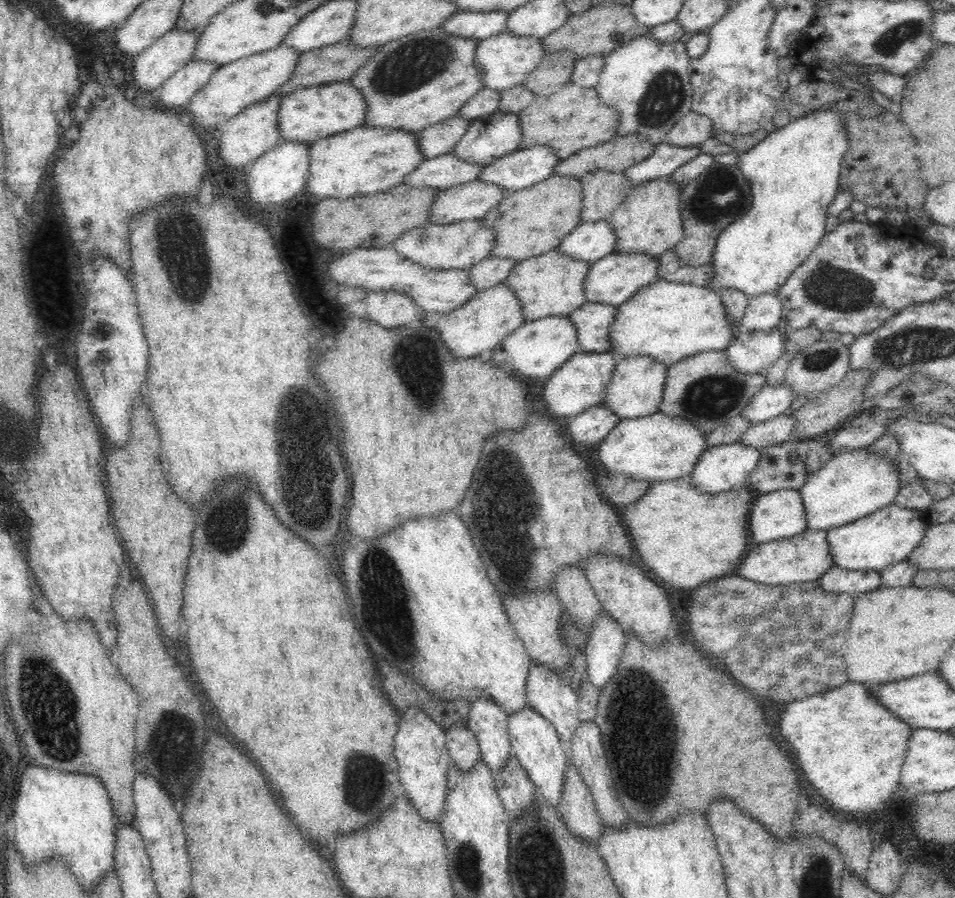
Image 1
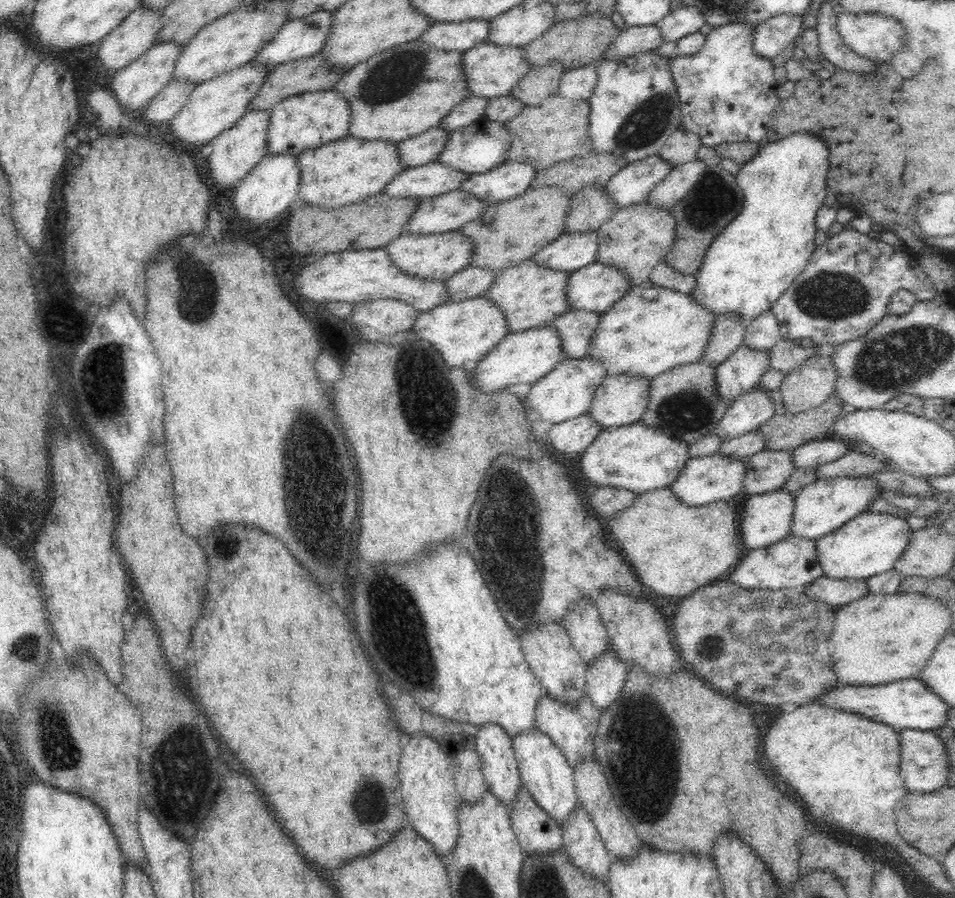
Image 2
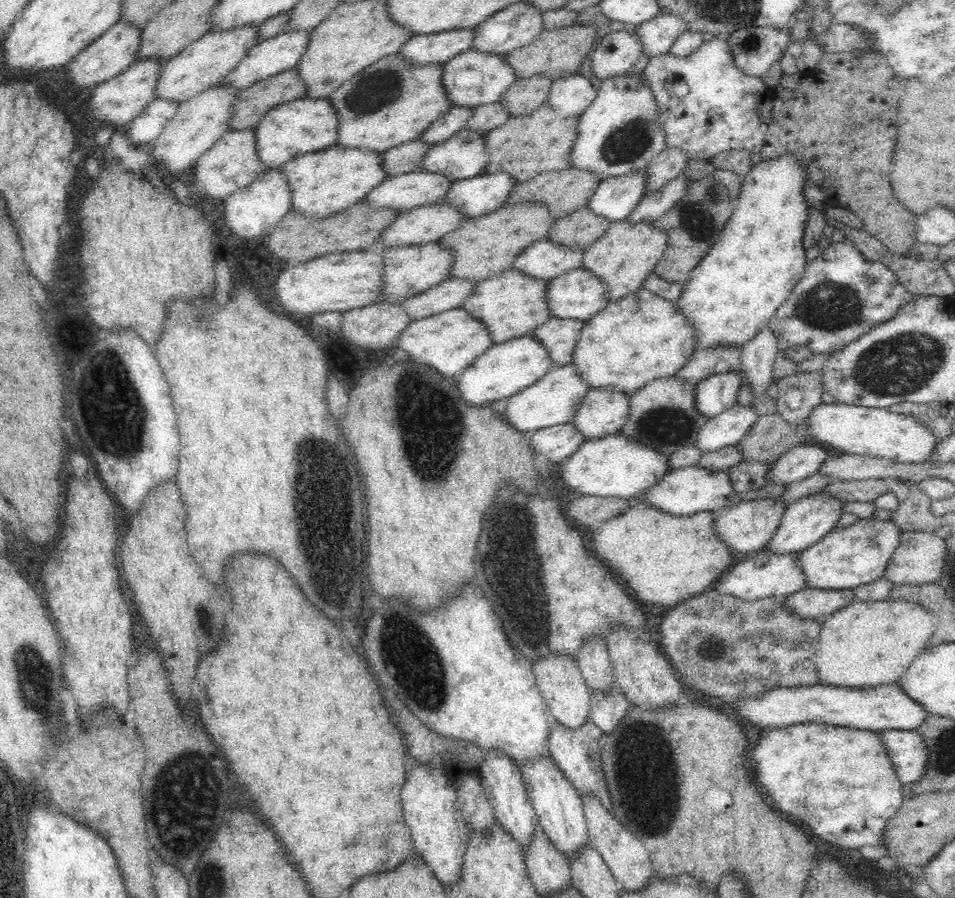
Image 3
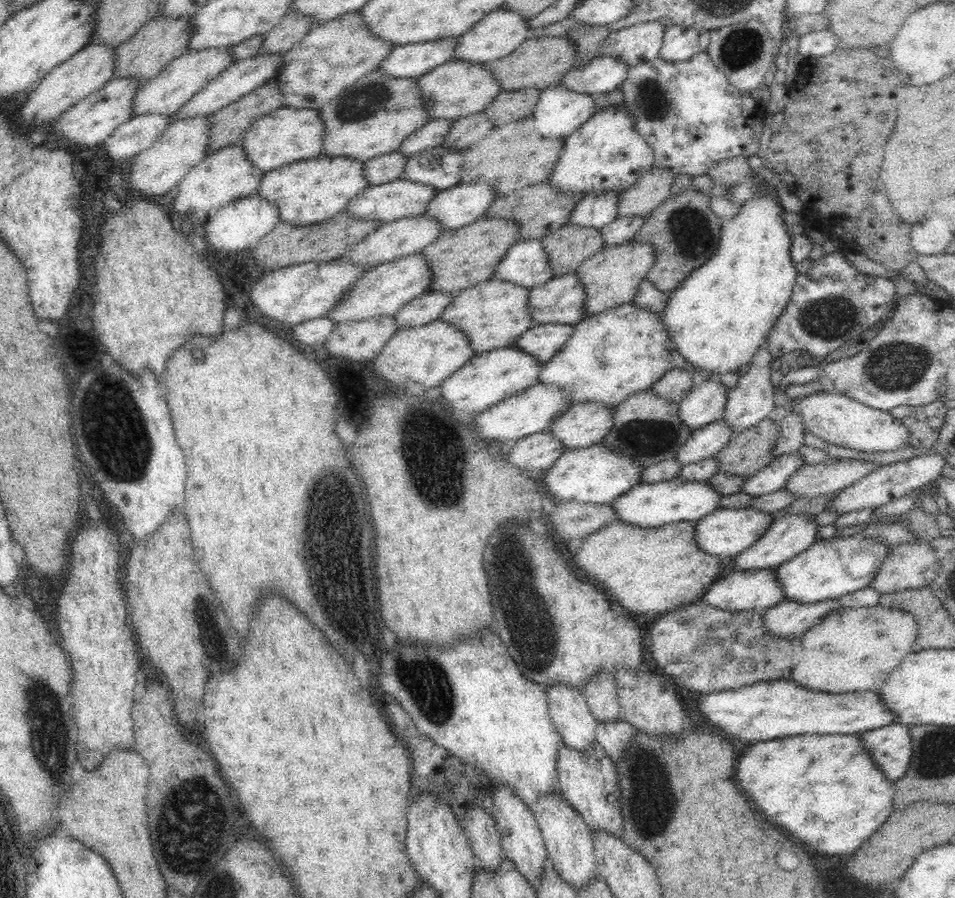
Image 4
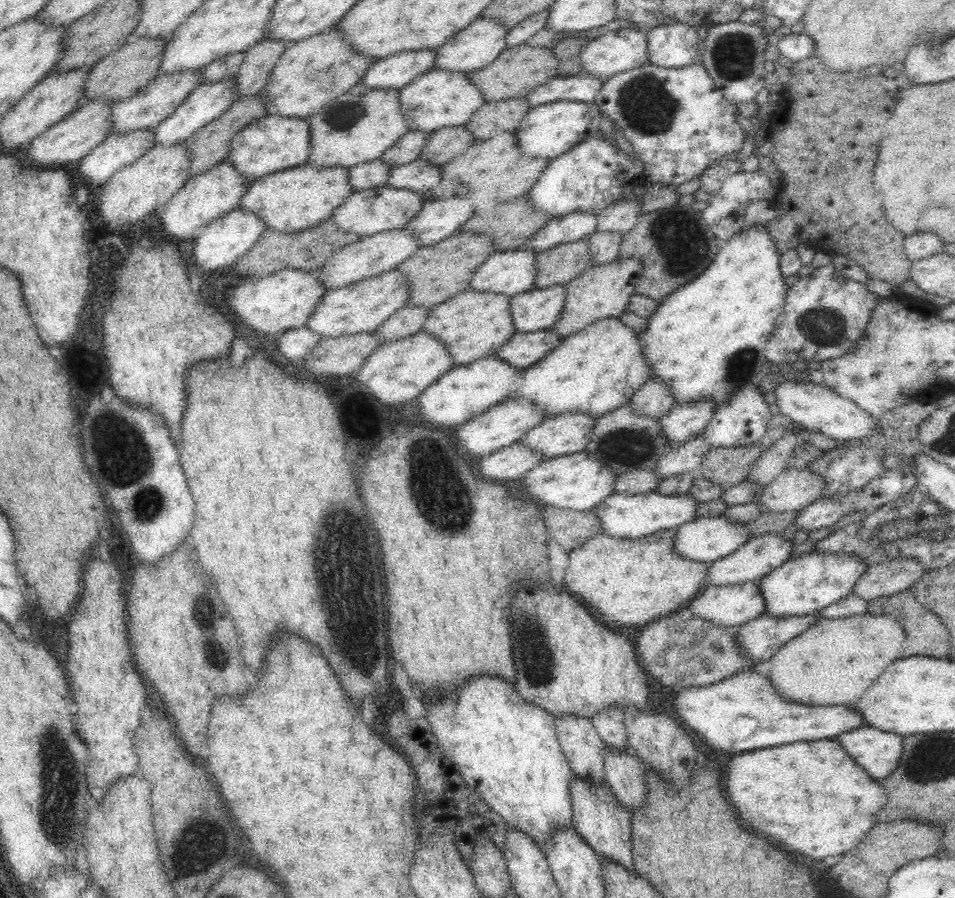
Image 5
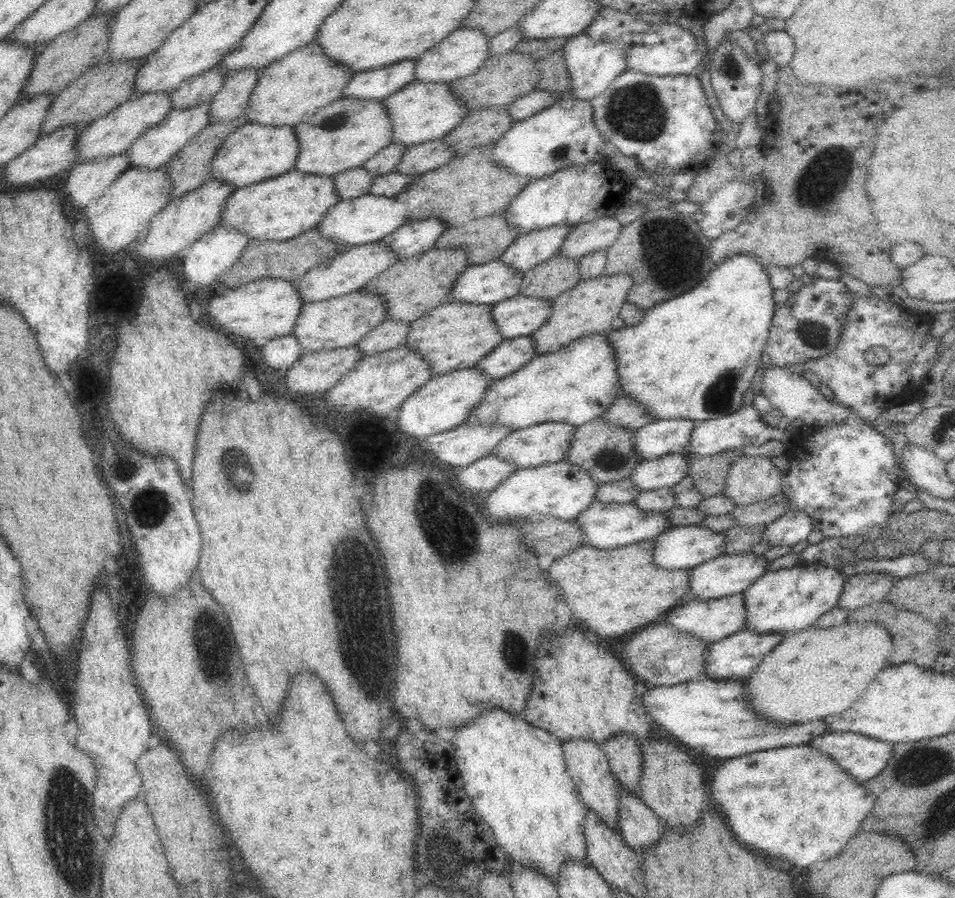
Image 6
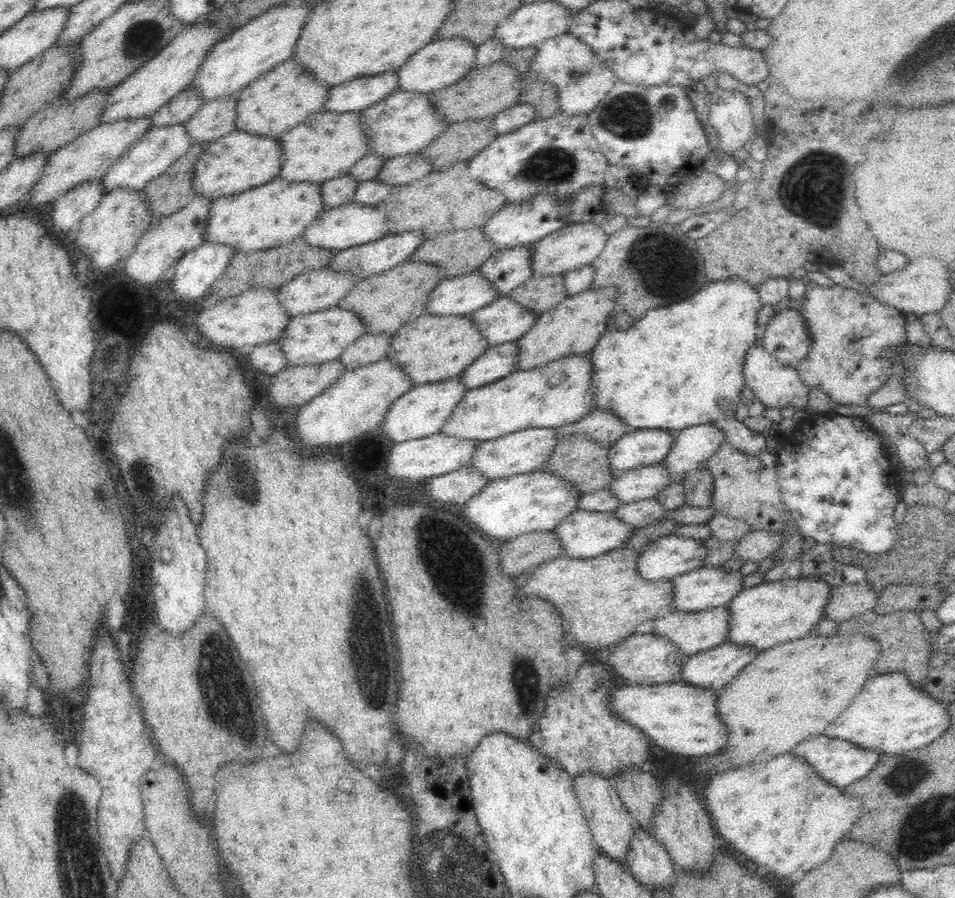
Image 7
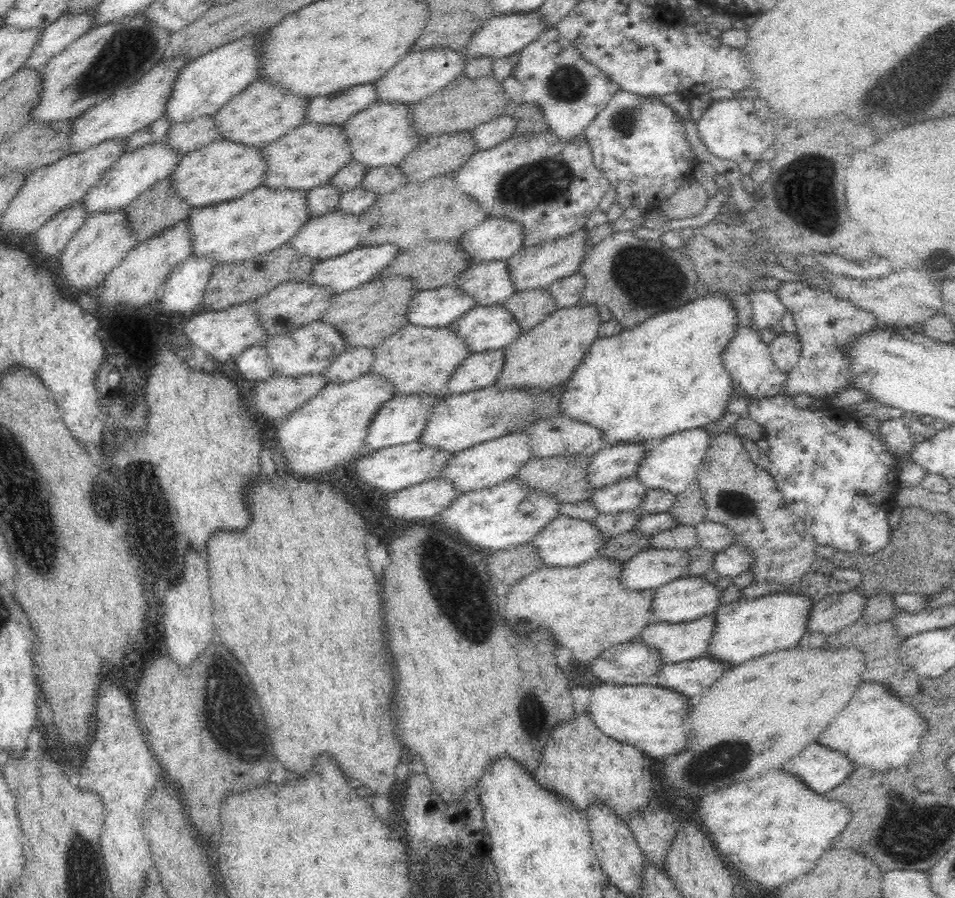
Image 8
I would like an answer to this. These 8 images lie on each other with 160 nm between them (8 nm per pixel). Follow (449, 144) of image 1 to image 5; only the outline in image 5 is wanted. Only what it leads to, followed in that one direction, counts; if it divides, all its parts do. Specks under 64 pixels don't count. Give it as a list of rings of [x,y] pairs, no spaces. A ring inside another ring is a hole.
[[[380,161],[365,162],[351,166],[348,169],[348,183],[352,192],[360,192],[374,187],[386,185],[386,178],[390,174],[390,165]]]

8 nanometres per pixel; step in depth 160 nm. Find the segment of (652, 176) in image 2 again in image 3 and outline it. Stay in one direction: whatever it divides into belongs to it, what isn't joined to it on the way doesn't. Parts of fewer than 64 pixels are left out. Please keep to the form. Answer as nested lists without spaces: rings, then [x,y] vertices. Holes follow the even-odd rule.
[[[645,170],[601,180],[586,207],[610,222],[624,220],[644,194],[644,174]]]

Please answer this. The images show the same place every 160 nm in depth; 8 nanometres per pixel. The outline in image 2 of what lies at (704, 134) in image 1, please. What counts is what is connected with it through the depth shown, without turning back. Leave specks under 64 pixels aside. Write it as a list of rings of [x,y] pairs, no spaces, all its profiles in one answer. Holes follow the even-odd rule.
[[[677,129],[663,144],[657,155],[664,163],[668,163],[670,168],[674,168],[694,159],[699,148],[698,135]]]

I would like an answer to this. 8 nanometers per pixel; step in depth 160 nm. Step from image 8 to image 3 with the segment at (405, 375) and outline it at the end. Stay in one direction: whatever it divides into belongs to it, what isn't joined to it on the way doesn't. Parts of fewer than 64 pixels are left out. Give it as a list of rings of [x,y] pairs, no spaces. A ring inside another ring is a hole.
[[[508,268],[496,276],[477,281],[472,288],[472,294],[466,296],[466,300],[458,307],[462,307],[468,315],[485,325],[493,344],[502,344],[510,339],[531,334],[551,318],[548,305],[544,302],[547,282]]]

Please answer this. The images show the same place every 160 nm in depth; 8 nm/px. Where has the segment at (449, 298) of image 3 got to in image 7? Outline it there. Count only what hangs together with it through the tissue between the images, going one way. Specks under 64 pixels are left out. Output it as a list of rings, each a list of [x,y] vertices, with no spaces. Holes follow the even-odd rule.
[[[365,334],[350,344],[338,361],[346,371],[378,362],[385,357],[392,338],[388,334]]]

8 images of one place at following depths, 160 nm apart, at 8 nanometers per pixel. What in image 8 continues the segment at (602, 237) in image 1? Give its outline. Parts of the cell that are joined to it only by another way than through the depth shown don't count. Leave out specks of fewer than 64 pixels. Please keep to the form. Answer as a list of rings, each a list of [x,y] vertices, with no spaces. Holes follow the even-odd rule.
[[[450,284],[417,291],[406,304],[405,319],[408,326],[444,328],[474,307],[476,303],[472,297]]]

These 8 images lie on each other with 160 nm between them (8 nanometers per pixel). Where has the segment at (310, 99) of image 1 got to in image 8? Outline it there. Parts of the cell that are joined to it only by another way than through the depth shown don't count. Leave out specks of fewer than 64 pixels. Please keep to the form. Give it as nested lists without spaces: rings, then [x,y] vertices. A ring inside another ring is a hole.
[[[216,139],[206,146],[182,155],[180,162],[168,174],[170,188],[191,207],[210,206],[242,196],[262,185],[266,162],[259,147]]]

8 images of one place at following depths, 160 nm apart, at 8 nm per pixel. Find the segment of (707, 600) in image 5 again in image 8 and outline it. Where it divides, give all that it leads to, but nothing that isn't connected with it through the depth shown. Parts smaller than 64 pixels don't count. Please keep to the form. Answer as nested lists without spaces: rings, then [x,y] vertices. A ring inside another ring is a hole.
[[[714,613],[683,623],[652,622],[642,629],[638,640],[656,650],[660,663],[671,665],[706,657],[714,626]]]

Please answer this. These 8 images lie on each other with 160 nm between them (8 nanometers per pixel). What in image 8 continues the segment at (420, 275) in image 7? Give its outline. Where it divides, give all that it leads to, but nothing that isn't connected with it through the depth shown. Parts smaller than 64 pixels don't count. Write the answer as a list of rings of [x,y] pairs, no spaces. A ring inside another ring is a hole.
[[[400,276],[374,278],[352,290],[332,295],[328,308],[322,312],[320,321],[330,324],[344,336],[345,349],[374,349],[401,327],[407,325],[405,309],[408,300],[417,293],[410,279]]]

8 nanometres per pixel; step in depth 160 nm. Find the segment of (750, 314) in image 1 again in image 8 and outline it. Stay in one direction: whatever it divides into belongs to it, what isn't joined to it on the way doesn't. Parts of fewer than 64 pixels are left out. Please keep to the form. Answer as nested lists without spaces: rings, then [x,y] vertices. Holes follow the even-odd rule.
[[[702,427],[665,436],[656,448],[645,450],[645,456],[640,460],[634,477],[646,487],[646,490],[662,489],[675,495],[684,492],[684,489],[697,478],[709,440],[710,437]]]

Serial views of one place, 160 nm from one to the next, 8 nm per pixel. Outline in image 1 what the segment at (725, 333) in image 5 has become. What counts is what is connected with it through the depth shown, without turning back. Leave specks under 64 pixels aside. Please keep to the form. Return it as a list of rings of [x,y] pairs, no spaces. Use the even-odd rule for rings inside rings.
[[[836,109],[812,112],[800,120],[776,129],[758,141],[750,150],[738,154],[738,167],[748,181],[752,204],[738,220],[730,223],[716,238],[712,252],[712,280],[706,289],[720,294],[728,289],[744,292],[748,298],[774,293],[786,279],[812,254],[822,240],[828,205],[837,193],[840,161],[847,157],[848,137]]]

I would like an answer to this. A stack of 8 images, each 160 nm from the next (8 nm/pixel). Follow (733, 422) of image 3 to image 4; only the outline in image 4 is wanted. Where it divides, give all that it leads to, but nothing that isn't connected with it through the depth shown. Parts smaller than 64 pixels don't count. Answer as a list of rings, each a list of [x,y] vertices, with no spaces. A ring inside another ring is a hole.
[[[724,419],[717,420],[694,429],[688,440],[682,444],[683,448],[680,448],[674,457],[678,459],[680,466],[714,457],[724,449],[733,436],[734,431],[728,429]]]

